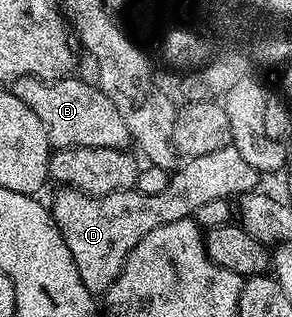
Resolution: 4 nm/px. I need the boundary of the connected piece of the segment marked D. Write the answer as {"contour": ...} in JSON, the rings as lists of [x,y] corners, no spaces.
{"contour":[[[229,144],[218,151],[210,151],[210,155],[187,158],[169,176],[166,191],[161,191],[158,195],[139,193],[133,187],[105,197],[91,197],[89,193],[77,189],[60,187],[55,190],[56,198],[50,201],[50,208],[52,217],[58,223],[58,231],[62,231],[62,239],[66,239],[66,247],[70,247],[70,255],[74,255],[74,267],[78,267],[78,275],[82,283],[86,283],[86,291],[90,291],[93,295],[103,295],[118,279],[130,251],[134,251],[134,247],[138,247],[138,243],[146,235],[150,235],[154,227],[162,227],[166,223],[178,223],[178,219],[192,217],[198,211],[198,207],[206,203],[214,203],[214,199],[223,197],[236,199],[242,193],[251,193],[259,186],[256,185],[259,181],[262,181],[262,174],[254,167],[250,167],[250,163],[242,159],[242,154]]]}

